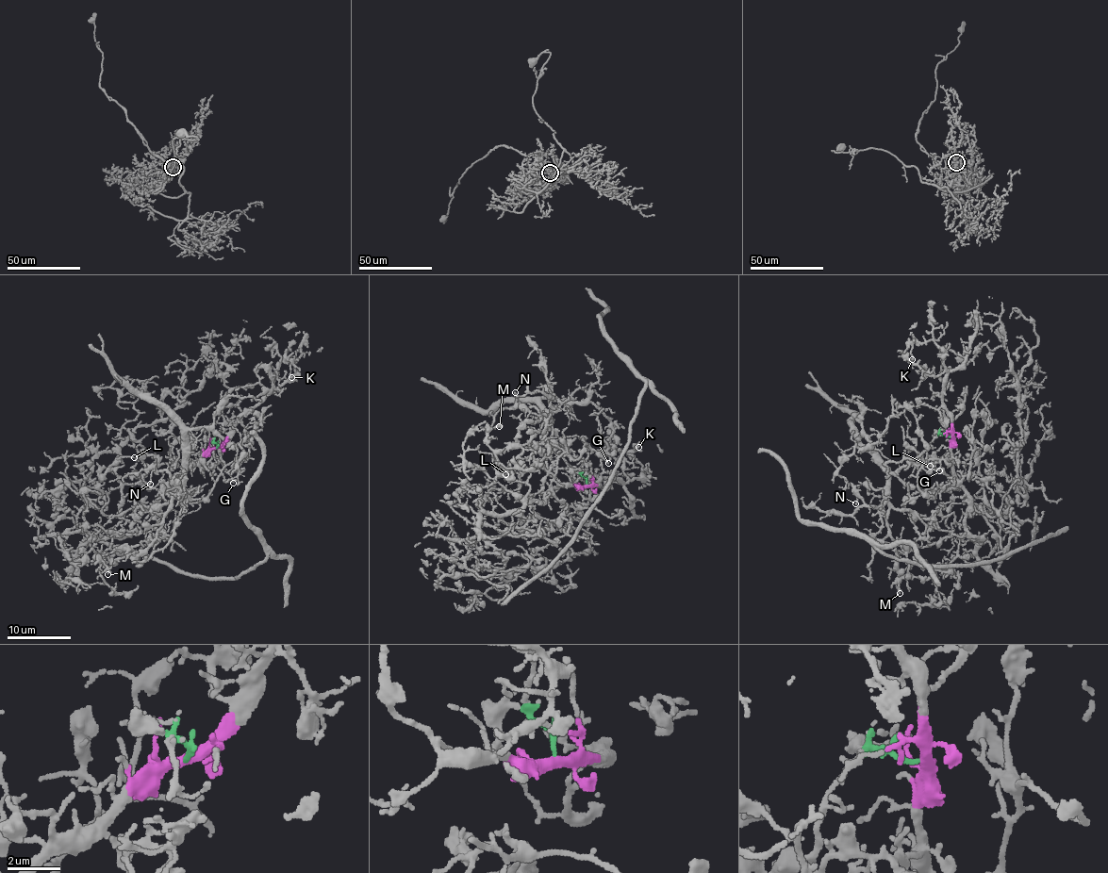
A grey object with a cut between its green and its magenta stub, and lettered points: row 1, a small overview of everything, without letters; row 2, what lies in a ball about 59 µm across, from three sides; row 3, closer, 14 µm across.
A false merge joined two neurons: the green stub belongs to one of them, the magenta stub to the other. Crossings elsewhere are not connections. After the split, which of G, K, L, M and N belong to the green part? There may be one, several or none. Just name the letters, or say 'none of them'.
N

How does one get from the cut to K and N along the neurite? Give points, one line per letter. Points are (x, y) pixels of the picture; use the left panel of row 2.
K: (216, 448), (242, 415), (294, 374), (294, 363), (289, 360), (292, 378)
N: (216, 448), (214, 442), (212, 457), (204, 465), (191, 462), (179, 477), (170, 477), (153, 467), (149, 485)

